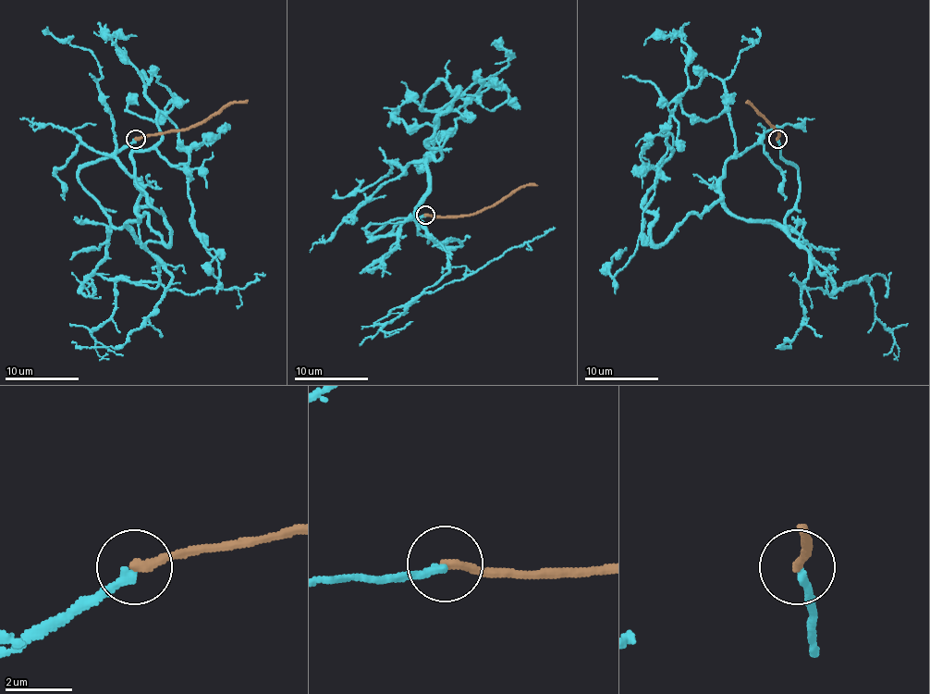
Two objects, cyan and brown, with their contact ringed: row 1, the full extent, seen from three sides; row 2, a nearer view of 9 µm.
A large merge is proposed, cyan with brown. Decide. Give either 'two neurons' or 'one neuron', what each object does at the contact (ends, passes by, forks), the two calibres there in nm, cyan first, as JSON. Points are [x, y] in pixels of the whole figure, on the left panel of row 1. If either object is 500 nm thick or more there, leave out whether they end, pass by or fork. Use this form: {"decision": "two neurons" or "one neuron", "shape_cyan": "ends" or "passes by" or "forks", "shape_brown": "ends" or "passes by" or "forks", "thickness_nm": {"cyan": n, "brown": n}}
{"decision": "two neurons", "shape_cyan": "ends", "shape_brown": "ends", "thickness_nm": {"cyan": 260, "brown": 280}}

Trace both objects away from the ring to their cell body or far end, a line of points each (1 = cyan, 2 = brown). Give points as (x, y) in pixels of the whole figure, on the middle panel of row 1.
1: (424, 216), (367, 236), (426, 192), (460, 89), (424, 94), (475, 94), (495, 63)
2: (424, 216), (449, 217), (479, 214), (495, 206), (523, 185), (538, 185)

